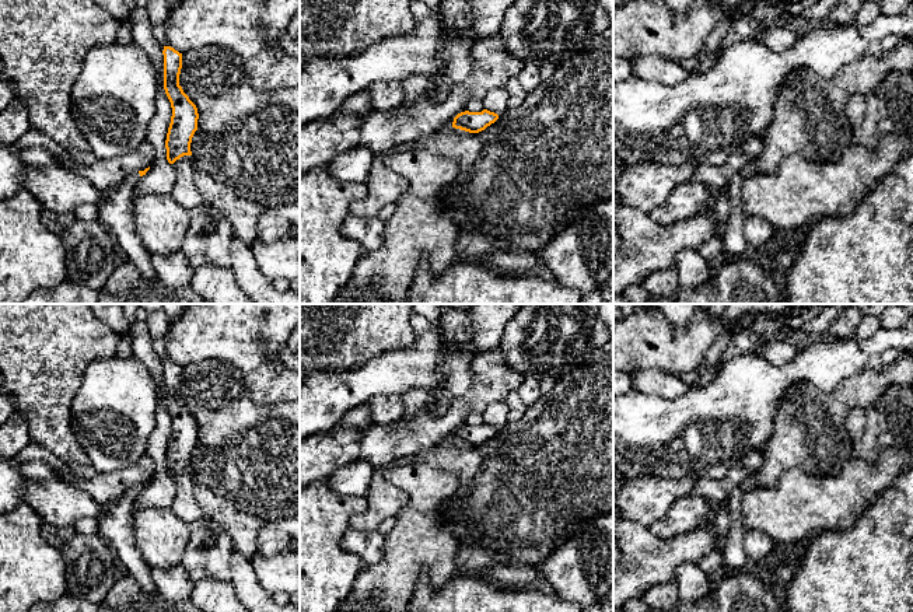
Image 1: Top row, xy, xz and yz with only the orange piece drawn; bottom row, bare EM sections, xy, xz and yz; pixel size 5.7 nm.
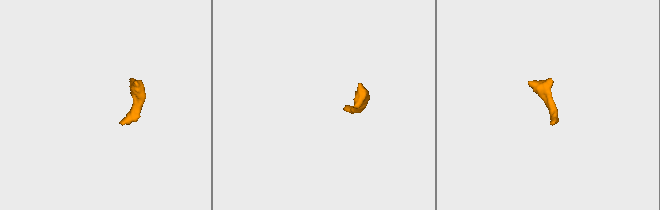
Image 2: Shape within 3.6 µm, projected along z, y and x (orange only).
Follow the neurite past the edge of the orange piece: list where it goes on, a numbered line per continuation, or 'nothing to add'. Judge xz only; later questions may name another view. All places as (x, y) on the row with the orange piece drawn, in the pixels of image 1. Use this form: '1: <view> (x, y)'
nothing to add

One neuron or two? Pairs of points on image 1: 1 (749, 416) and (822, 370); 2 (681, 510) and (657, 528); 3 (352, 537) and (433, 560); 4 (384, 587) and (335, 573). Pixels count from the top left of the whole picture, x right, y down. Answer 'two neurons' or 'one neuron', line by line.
1: one neuron
2: one neuron
3: two neurons
4: two neurons

